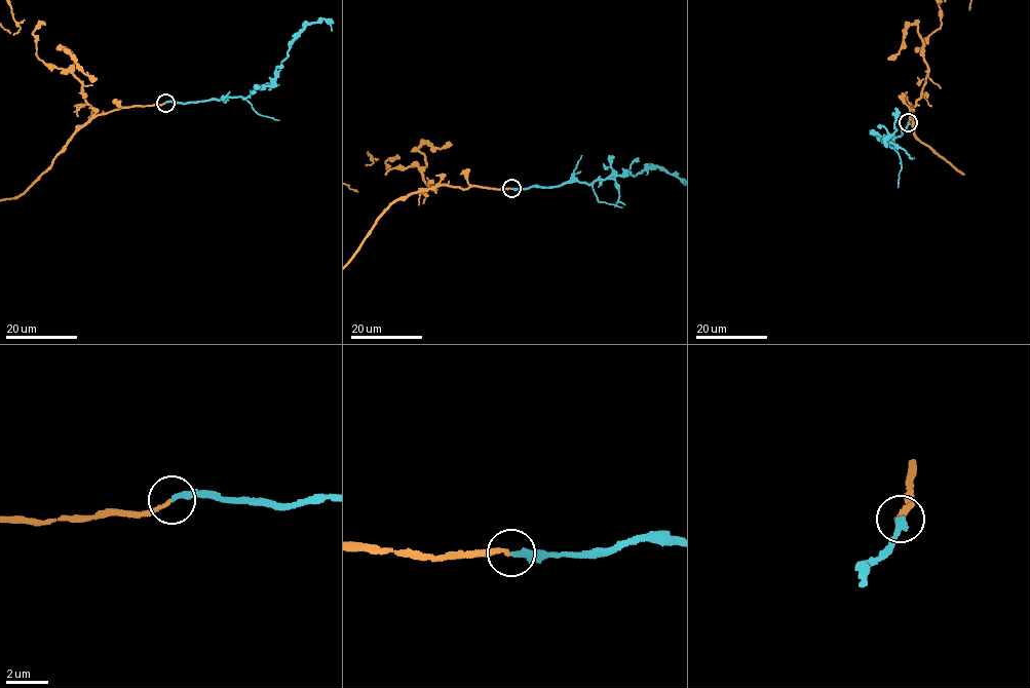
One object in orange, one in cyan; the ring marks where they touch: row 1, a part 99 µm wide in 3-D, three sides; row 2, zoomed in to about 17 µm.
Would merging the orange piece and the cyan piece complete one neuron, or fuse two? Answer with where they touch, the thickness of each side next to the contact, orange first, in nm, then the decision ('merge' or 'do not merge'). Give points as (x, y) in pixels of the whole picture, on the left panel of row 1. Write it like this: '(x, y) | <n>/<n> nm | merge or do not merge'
(165, 103) | 170/240 nm | merge

